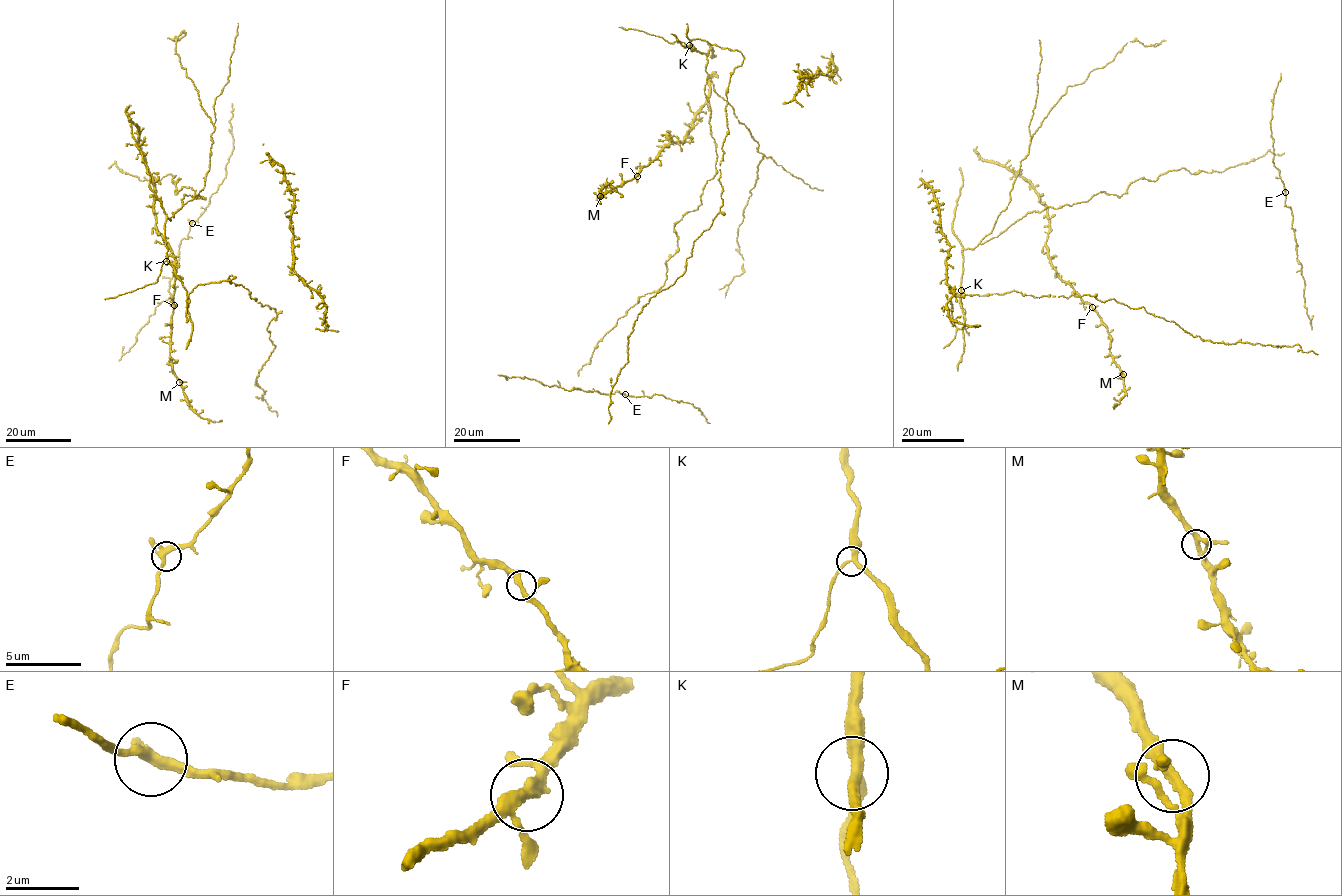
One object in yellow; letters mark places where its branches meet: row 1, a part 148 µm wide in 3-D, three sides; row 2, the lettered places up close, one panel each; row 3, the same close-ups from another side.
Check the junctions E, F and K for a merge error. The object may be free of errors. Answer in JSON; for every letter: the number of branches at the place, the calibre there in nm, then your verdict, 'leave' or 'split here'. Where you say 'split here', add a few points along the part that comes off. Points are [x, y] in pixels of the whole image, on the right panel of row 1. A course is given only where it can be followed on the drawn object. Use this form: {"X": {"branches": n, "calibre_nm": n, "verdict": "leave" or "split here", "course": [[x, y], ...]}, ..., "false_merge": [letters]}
{"E": {"branches": 3, "calibre_nm": 280, "verdict": "leave"}, "F": {"branches": 3, "calibre_nm": 280, "verdict": "leave"}, "K": {"branches": 3, "calibre_nm": 280, "verdict": "leave"}, "false_merge": []}

